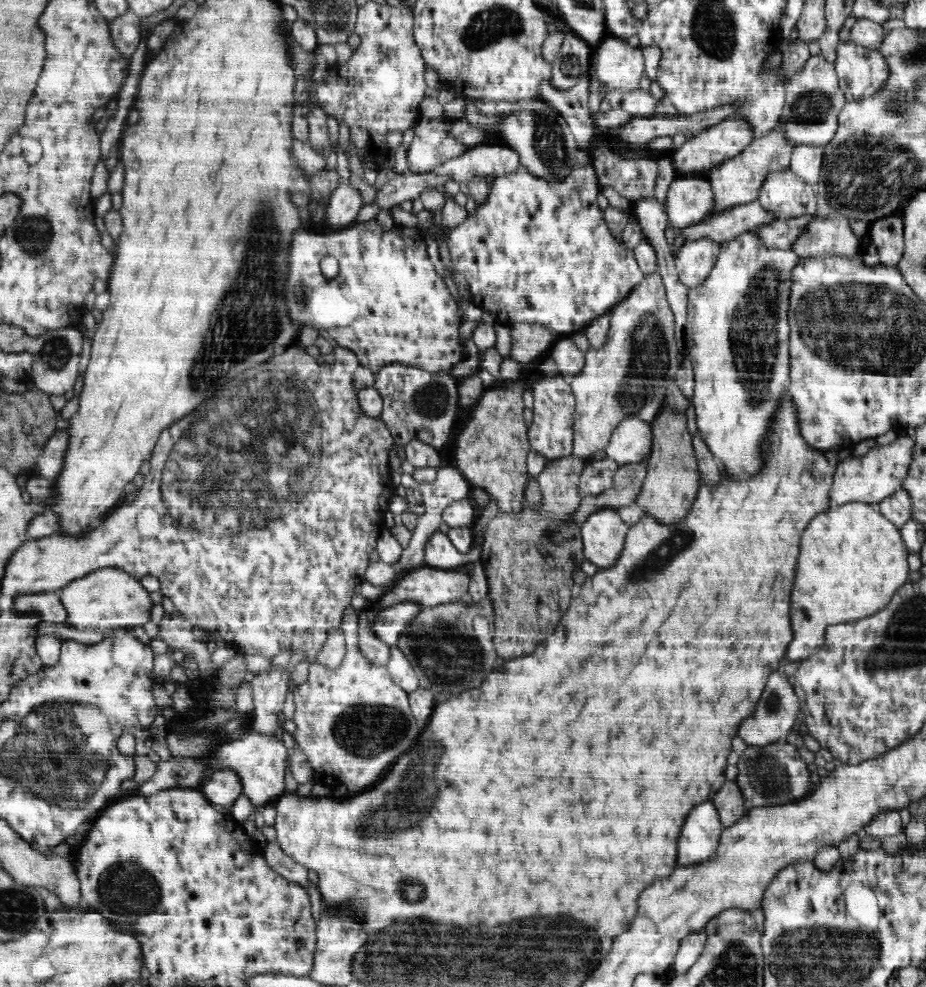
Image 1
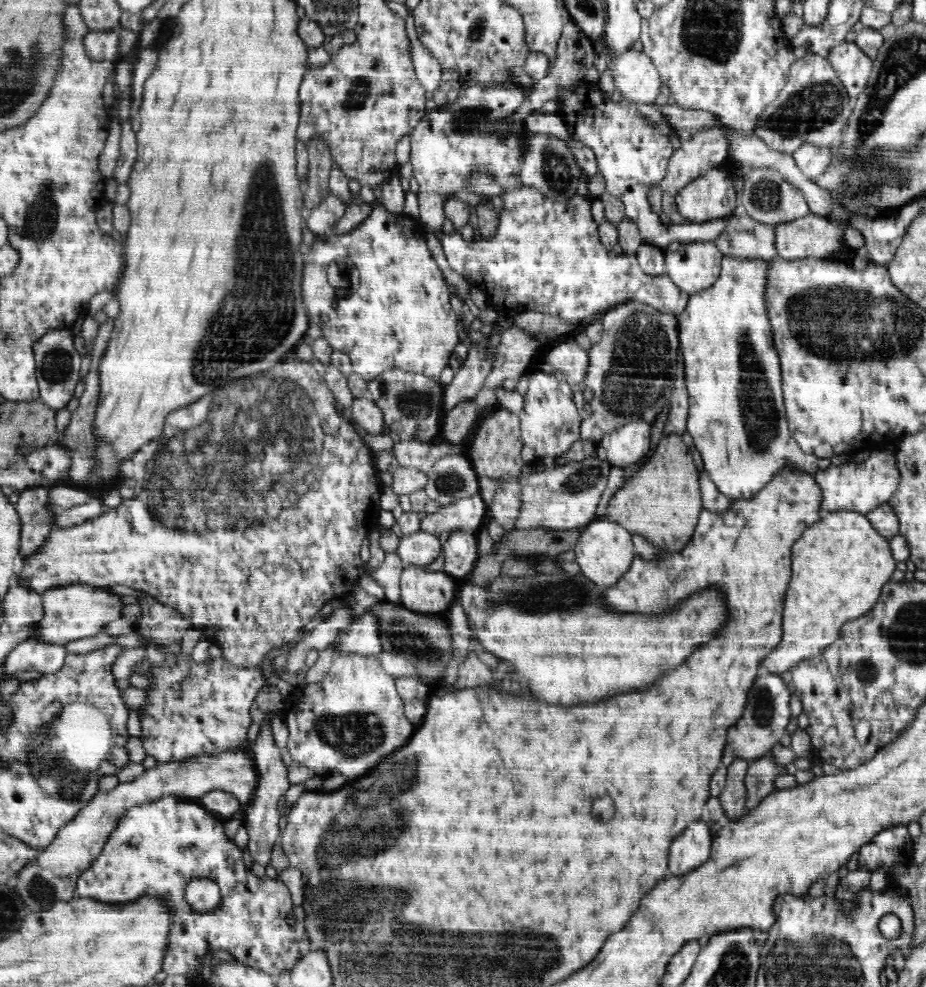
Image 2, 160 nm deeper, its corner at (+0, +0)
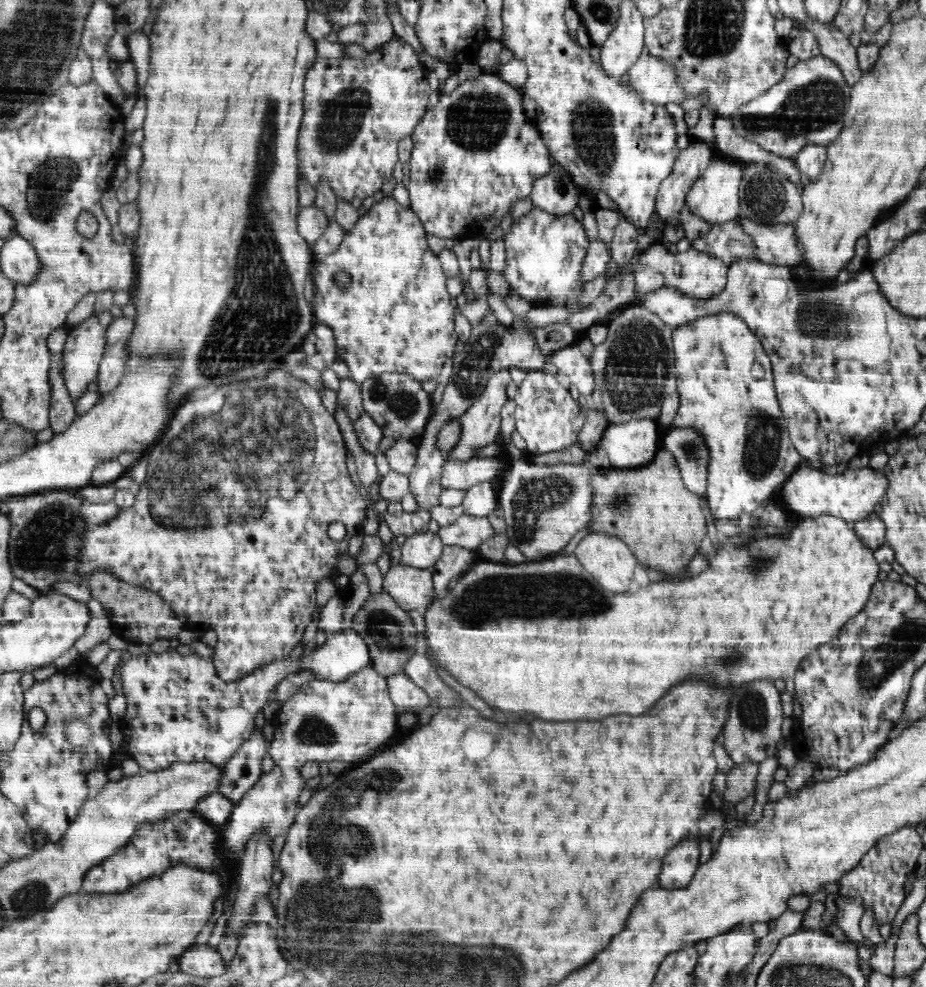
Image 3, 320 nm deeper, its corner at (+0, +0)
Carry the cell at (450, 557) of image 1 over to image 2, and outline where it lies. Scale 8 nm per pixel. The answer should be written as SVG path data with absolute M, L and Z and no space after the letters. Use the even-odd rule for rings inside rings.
M421 530L411 535L403 535L396 553L404 566L418 567L432 564L440 556L442 548L443 545L436 535Z

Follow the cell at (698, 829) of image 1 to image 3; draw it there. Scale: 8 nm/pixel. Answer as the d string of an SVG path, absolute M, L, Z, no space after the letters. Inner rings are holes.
M694 838L684 840L680 846L672 848L664 858L664 870L660 872L656 886L664 886L666 890L688 886L700 866L699 857L700 844Z

